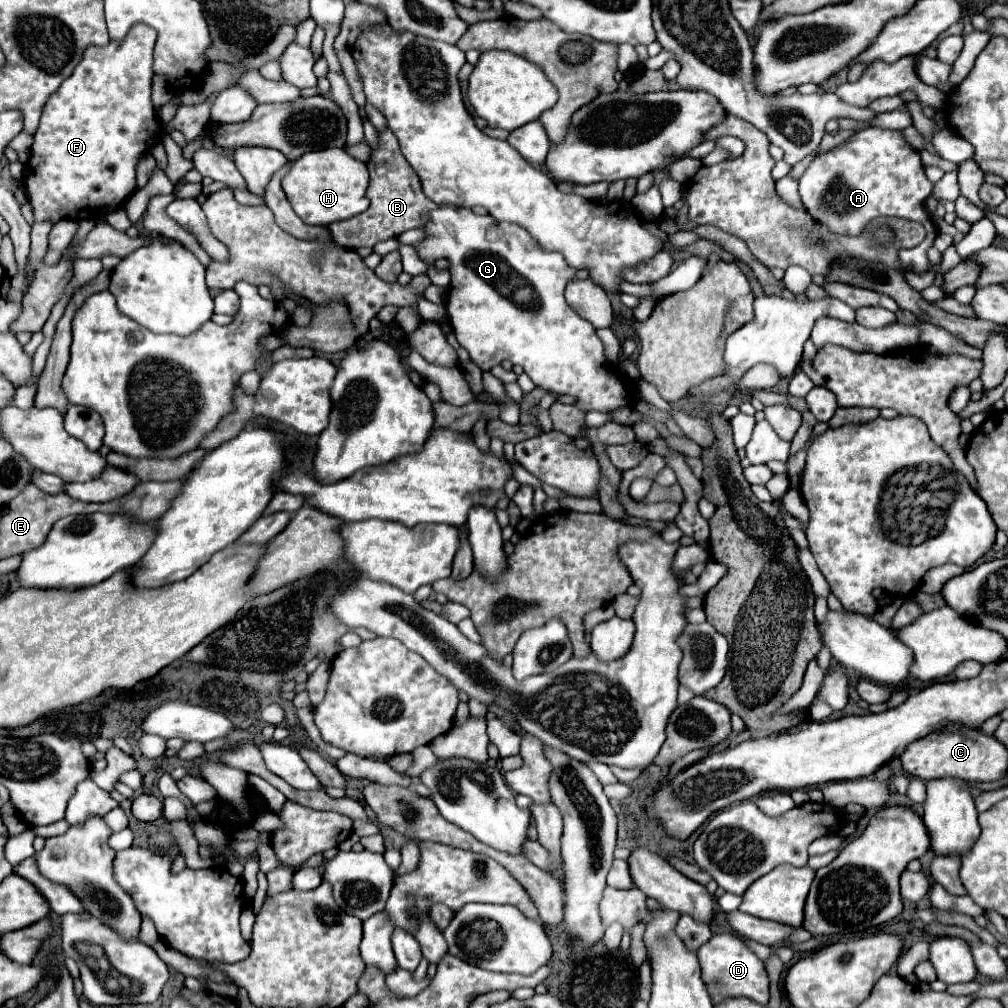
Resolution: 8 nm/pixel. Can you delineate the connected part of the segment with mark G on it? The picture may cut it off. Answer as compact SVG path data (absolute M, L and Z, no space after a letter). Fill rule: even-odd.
M441 204L439 208L435 208L431 214L429 214L429 222L423 226L425 232L427 232L427 238L419 244L415 244L419 256L429 264L437 258L447 258L451 262L449 270L451 270L451 288L449 288L449 298L447 298L447 314L449 314L449 320L451 320L451 326L453 326L453 332L457 336L457 342L469 352L471 360L481 368L481 370L491 370L493 366L501 364L503 360L511 360L513 364L519 364L523 366L525 374L529 374L529 378L543 390L547 392L553 392L553 394L571 394L575 398L579 398L577 406L581 406L585 412L587 410L601 410L601 412L611 412L615 408L621 408L621 406L627 406L627 384L623 384L623 380L619 376L615 376L609 368L607 368L607 360L605 360L605 354L603 354L603 344L601 340L597 338L595 334L595 328L583 320L581 316L577 316L565 302L563 298L563 292L565 292L565 286L569 280L573 280L575 276L575 268L571 268L563 254L561 252L553 252L553 250L543 250L539 246L539 242L535 238L529 236L529 232L525 232L525 228L517 226L517 224L511 224L511 222L497 222L493 220L493 216L477 216L473 214L469 208L461 208L461 206L451 206L451 204Z

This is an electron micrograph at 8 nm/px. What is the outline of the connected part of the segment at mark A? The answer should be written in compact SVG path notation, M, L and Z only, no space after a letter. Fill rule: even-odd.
M881 128L861 130L847 142L817 154L799 178L799 196L807 212L837 234L859 236L869 220L879 216L899 216L921 222L927 230L927 238L923 242L925 252L921 246L915 246L911 250L901 250L899 254L903 266L913 272L927 272L931 266L927 260L927 248L933 246L937 228L931 216L925 216L923 206L931 192L933 184L925 176L919 152L903 140L903 132ZM901 164L923 174L901 174Z

